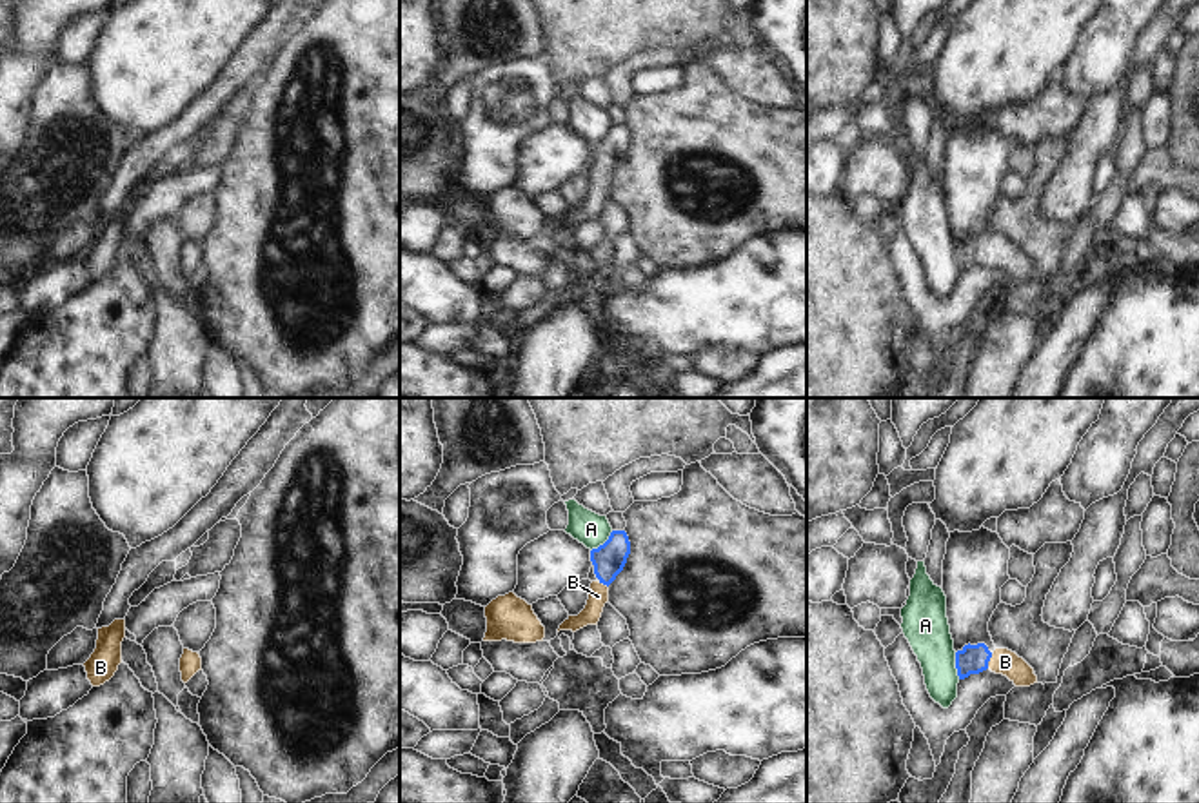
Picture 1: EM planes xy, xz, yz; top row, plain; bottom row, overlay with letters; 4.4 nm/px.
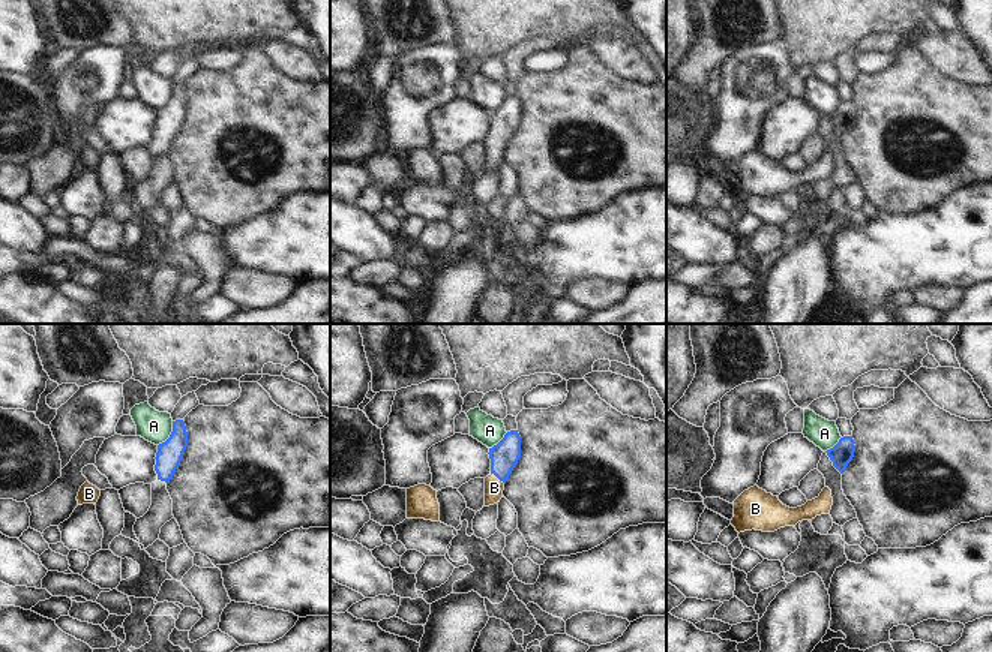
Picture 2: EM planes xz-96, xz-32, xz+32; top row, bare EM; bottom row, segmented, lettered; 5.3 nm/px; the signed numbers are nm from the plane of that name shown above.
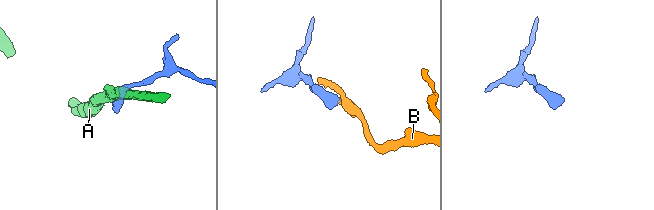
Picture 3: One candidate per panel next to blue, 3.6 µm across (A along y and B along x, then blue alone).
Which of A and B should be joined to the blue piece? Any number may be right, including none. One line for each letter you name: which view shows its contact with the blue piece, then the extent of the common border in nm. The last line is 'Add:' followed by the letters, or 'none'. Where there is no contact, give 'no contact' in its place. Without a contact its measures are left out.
B: yz | 70 nm
Add: B

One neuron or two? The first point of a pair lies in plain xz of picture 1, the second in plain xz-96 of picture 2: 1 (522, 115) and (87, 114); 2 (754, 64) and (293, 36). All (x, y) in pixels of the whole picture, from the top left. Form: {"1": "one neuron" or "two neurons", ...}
{"1": "two neurons", "2": "two neurons"}

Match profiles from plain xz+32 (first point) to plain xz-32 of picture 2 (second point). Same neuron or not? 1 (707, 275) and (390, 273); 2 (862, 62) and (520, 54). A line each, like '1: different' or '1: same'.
1: same
2: different

